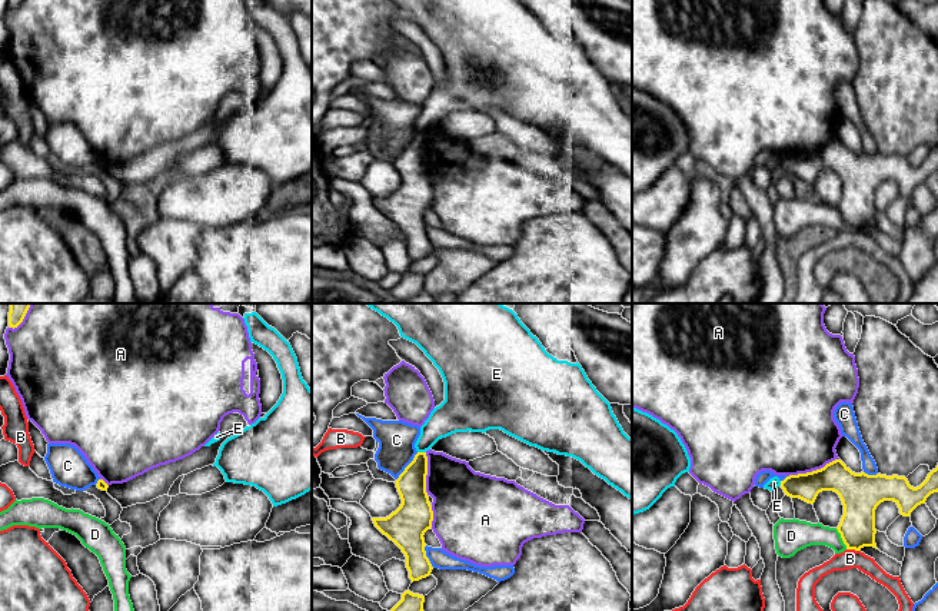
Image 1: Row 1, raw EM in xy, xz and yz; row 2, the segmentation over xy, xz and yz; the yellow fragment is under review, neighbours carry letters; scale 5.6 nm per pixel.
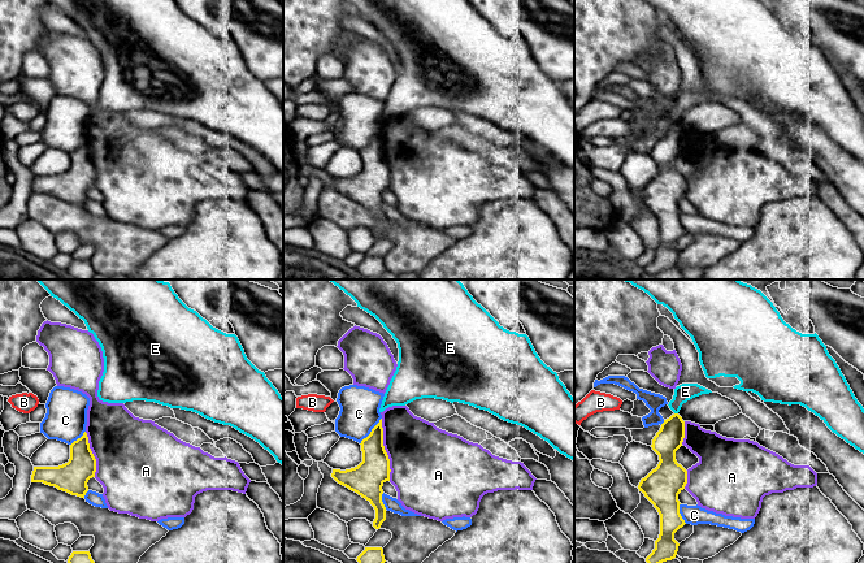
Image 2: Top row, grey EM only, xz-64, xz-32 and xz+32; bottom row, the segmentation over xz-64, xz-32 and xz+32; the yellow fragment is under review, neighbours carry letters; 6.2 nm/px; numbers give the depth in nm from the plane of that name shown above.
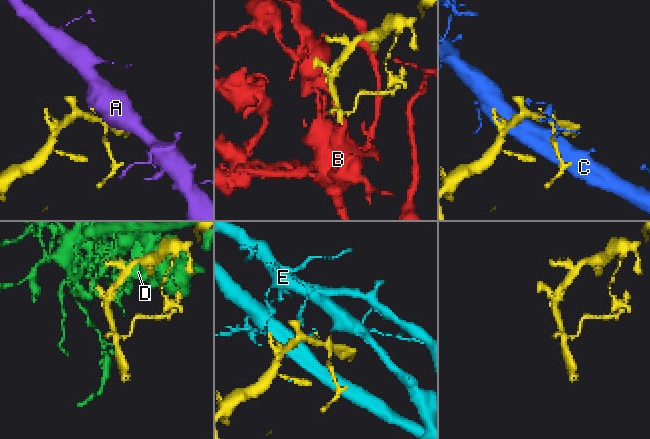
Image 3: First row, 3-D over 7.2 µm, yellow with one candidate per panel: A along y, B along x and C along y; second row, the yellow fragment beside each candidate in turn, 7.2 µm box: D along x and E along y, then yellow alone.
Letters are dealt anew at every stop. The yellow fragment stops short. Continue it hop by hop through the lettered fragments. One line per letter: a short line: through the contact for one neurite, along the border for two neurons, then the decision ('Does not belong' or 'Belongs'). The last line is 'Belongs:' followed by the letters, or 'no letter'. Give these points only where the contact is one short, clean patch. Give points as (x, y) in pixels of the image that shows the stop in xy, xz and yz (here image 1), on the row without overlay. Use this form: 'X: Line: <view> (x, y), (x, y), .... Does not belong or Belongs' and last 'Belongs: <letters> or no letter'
A: Does not belong
B: Does not belong
C: Does not belong
D: Does not belong
E: Line: xz (418, 130), (425, 132). Does not belong
Belongs: no letter

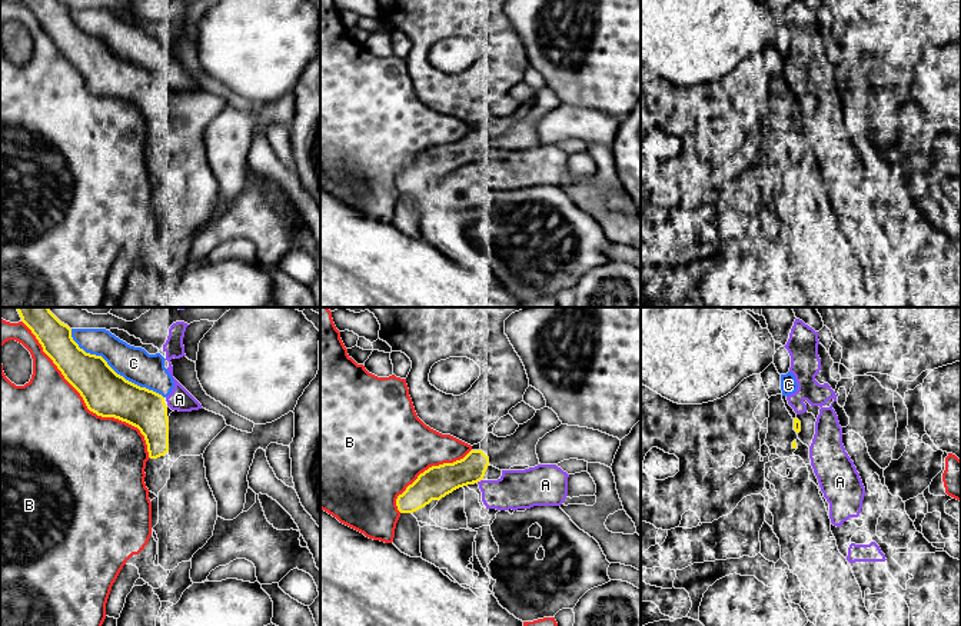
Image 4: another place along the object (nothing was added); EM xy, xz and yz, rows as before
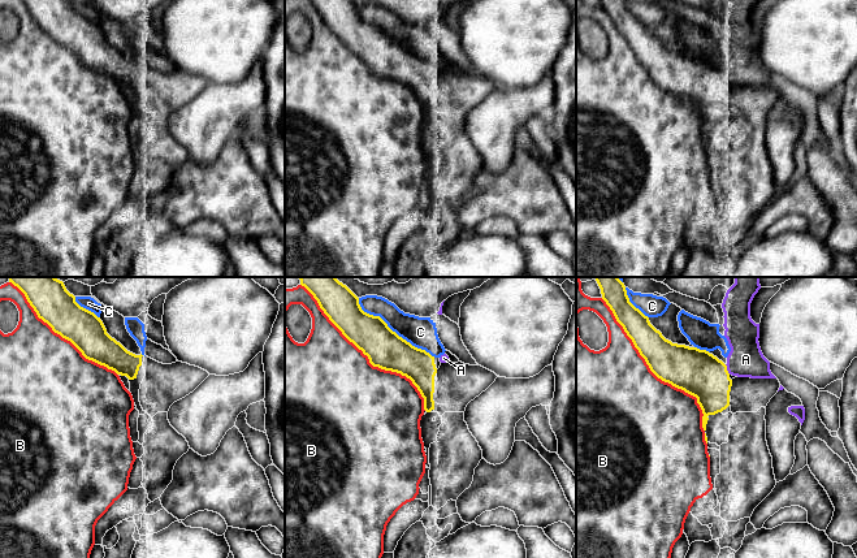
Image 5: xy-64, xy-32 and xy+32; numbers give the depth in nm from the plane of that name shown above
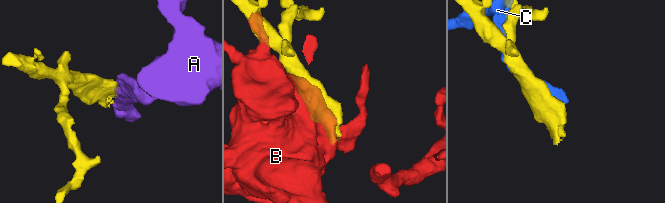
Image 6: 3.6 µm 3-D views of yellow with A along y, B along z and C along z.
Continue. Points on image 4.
A: Does not belong
B: Does not belong
C: Does not belong
Belongs: no letter

